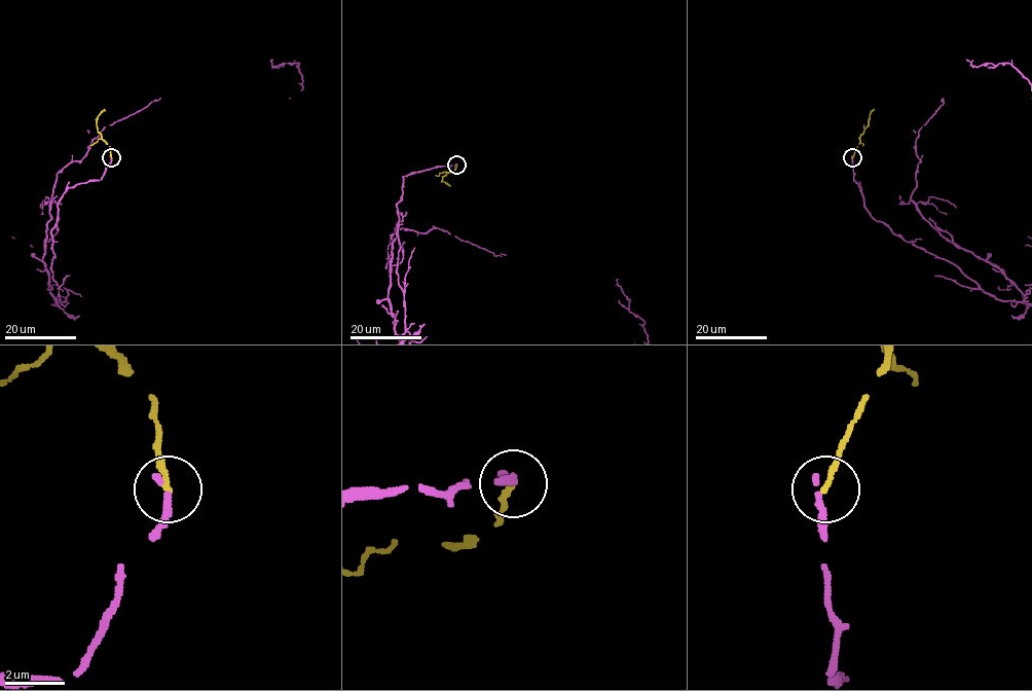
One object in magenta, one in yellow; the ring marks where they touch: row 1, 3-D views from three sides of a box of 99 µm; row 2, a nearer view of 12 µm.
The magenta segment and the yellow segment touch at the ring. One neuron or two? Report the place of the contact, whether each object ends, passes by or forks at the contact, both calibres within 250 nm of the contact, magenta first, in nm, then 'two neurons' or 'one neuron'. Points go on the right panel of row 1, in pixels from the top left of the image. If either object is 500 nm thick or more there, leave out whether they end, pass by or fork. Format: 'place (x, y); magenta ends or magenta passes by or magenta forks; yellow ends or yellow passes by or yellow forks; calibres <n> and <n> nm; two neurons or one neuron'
place (852, 157); magenta ends; yellow ends; calibres 260 and 200 nm; two neurons

